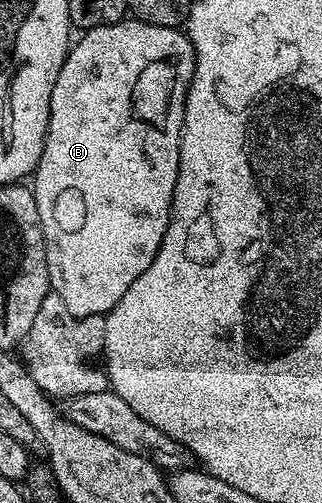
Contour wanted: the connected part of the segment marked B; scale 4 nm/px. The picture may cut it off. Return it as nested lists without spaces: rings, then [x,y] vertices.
[[[127,17],[112,25],[100,25],[81,32],[76,42],[66,55],[64,65],[56,77],[56,85],[52,85],[52,101],[50,102],[50,120],[46,130],[44,149],[40,153],[38,168],[32,176],[32,190],[36,197],[36,209],[40,213],[40,225],[46,242],[48,257],[48,277],[50,290],[68,305],[68,313],[76,317],[106,316],[128,293],[128,285],[152,265],[156,253],[162,244],[164,233],[170,220],[170,206],[176,189],[178,162],[180,161],[180,141],[182,140],[182,122],[186,108],[186,91],[190,88],[190,79],[194,75],[194,50],[185,30],[176,27],[161,27],[146,23],[143,19]]]

